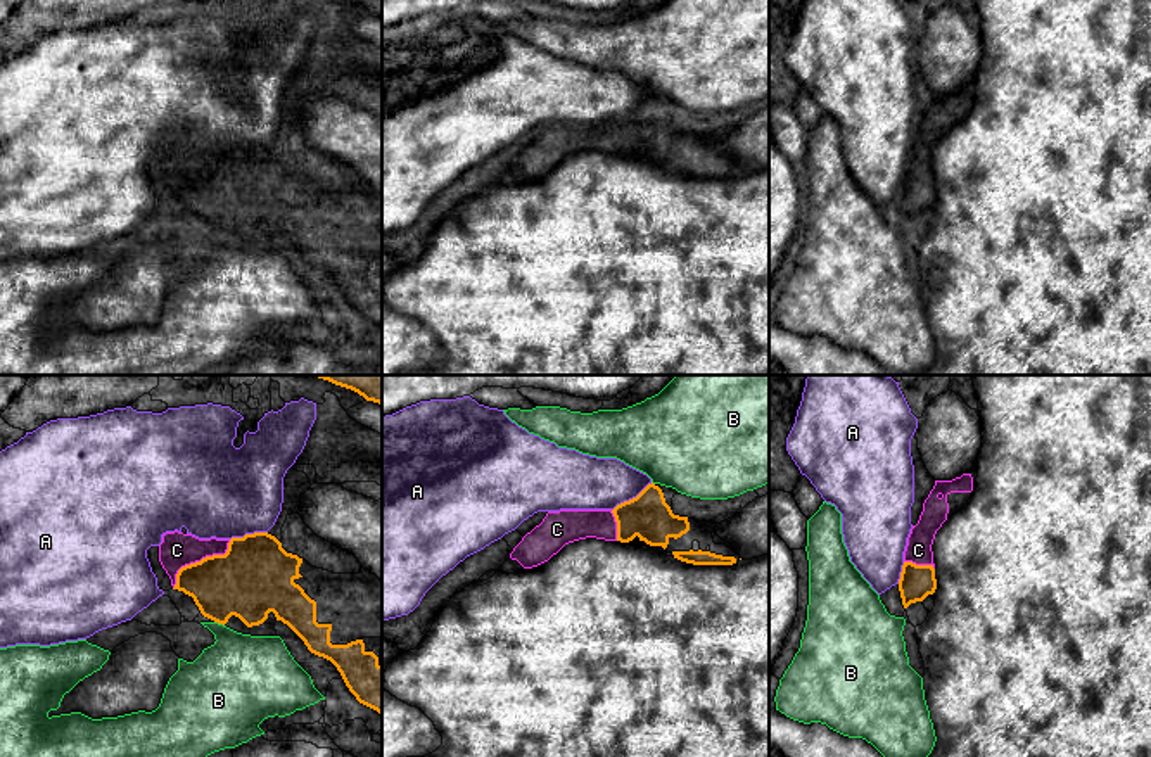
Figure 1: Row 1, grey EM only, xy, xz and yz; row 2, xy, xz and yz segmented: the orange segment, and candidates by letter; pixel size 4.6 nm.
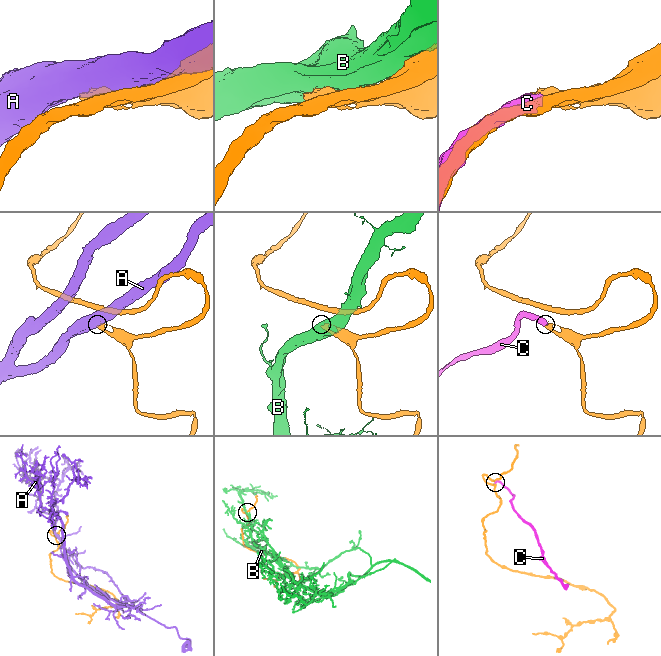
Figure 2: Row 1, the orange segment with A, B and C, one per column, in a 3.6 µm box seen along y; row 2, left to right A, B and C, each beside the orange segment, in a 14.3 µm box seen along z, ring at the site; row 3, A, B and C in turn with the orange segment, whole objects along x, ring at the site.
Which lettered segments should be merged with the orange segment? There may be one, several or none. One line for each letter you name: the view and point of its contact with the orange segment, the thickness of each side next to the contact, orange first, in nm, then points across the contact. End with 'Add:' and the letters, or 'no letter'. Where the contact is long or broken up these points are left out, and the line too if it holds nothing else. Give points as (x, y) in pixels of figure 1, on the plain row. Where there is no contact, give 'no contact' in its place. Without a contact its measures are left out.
C: meets orange in xy at (201, 173); 360 nm thick on the orange side, 160 nm on the other; runs through xy (251, 192), (222, 189), (201, 173), (187, 173), (177, 163)
Add: C

